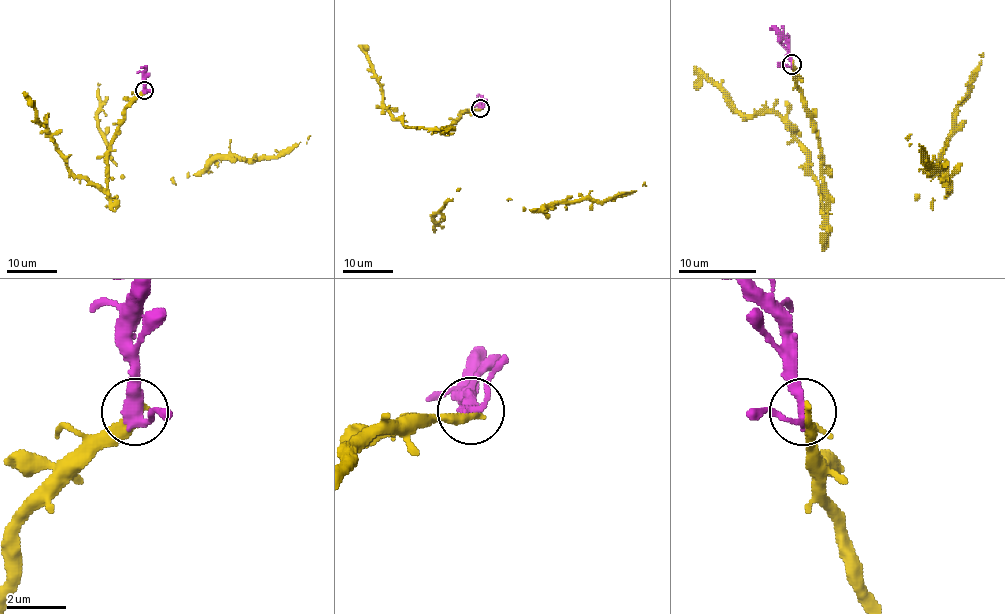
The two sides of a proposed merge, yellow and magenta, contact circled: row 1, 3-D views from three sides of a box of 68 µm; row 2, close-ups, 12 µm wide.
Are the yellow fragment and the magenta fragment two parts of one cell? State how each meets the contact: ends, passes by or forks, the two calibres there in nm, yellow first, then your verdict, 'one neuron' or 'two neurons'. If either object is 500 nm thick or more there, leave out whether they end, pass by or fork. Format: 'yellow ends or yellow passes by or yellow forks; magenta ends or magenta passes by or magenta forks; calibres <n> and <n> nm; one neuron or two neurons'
yellow ends; magenta passes by; calibres 400 and 320 nm; one neuron

